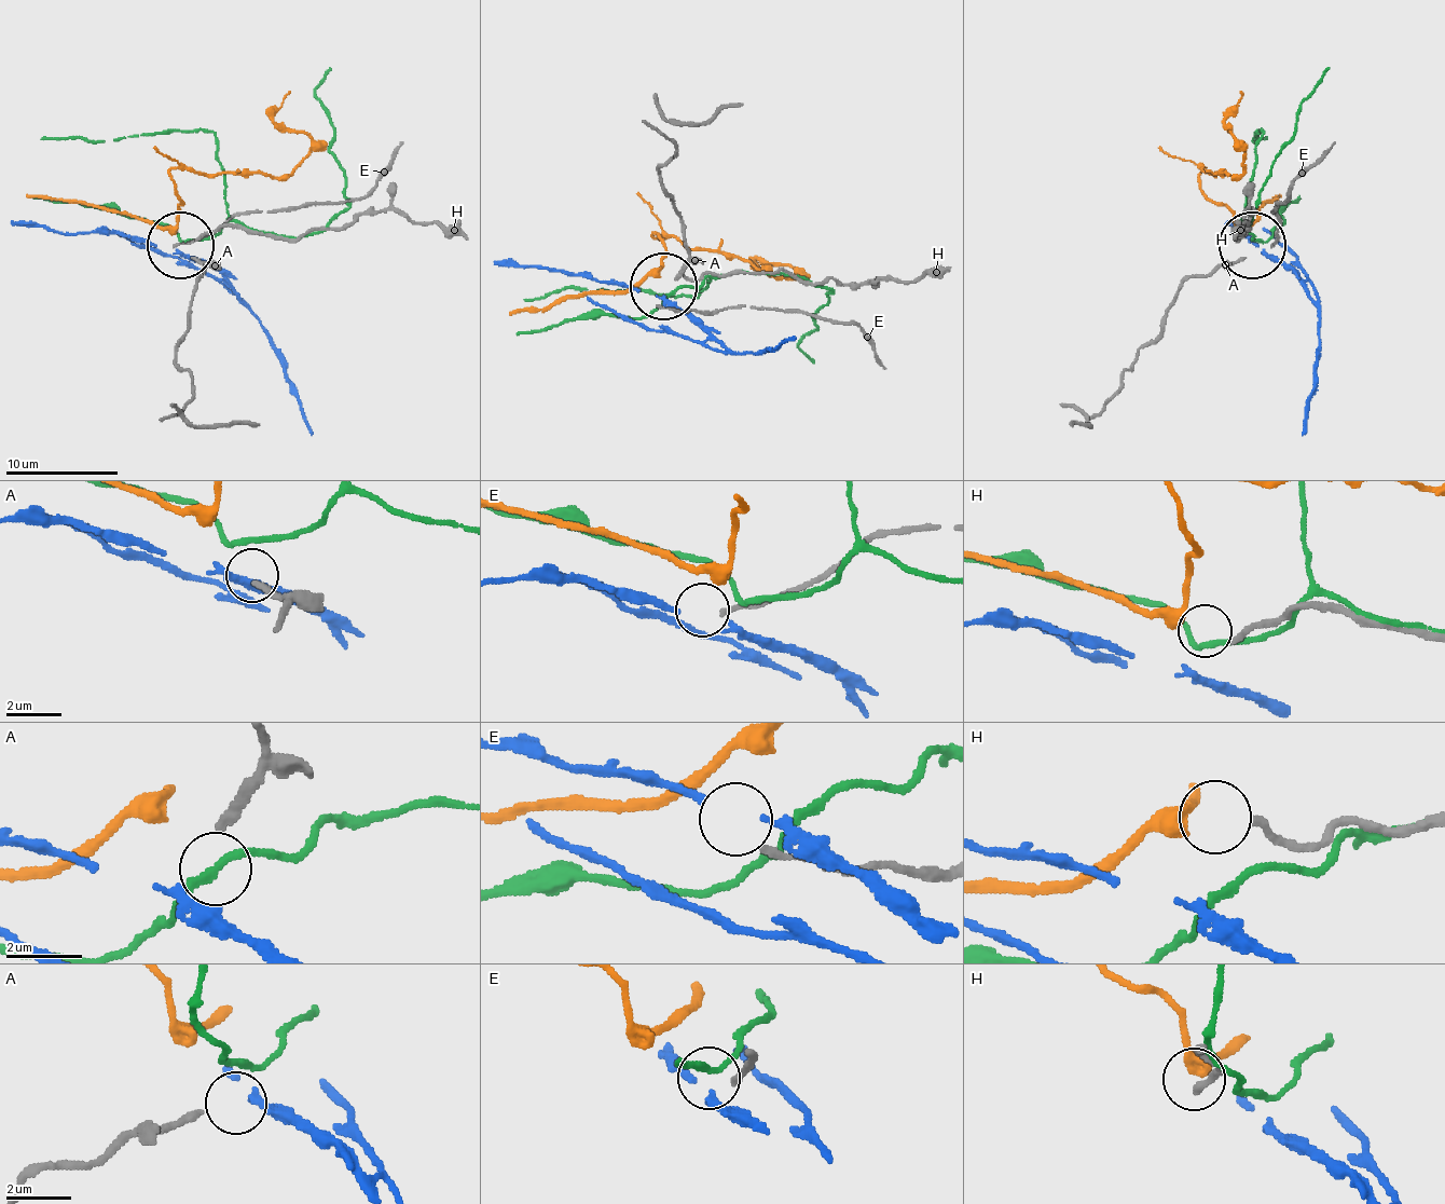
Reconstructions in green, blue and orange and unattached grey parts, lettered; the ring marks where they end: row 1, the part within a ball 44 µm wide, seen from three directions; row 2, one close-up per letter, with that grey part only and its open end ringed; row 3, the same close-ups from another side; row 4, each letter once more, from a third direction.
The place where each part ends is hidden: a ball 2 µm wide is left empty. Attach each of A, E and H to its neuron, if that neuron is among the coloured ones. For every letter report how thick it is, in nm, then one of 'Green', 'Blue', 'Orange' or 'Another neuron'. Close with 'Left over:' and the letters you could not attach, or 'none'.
A: Thickness 220 nm. Blue
E: Thickness 190 nm. Another neuron
H: Thickness 200 nm. Orange
Left over: E

